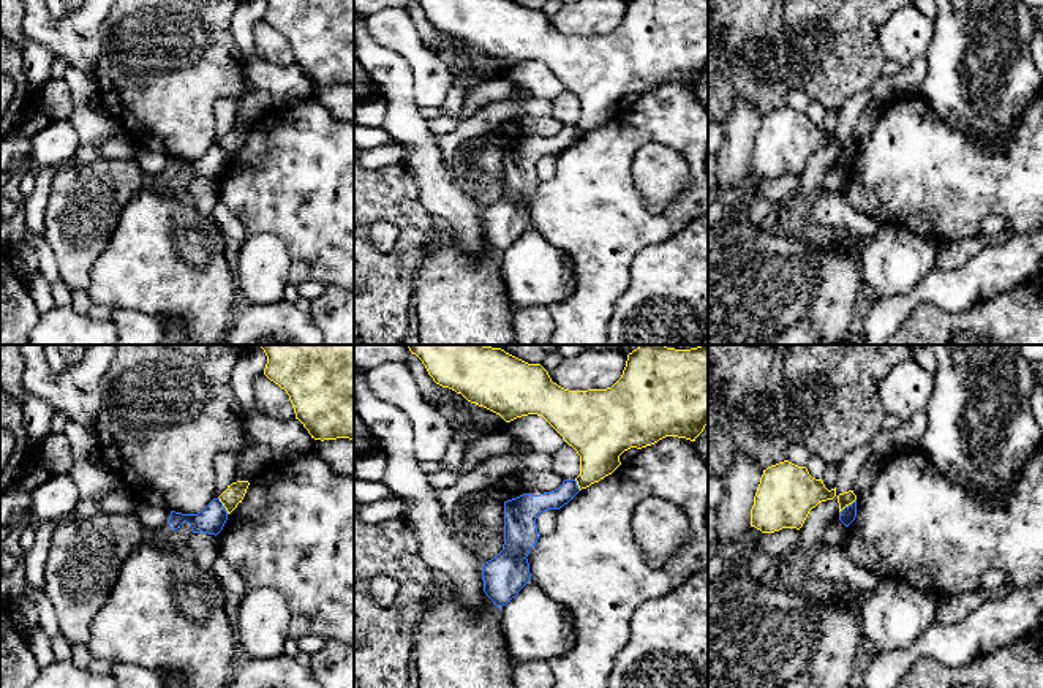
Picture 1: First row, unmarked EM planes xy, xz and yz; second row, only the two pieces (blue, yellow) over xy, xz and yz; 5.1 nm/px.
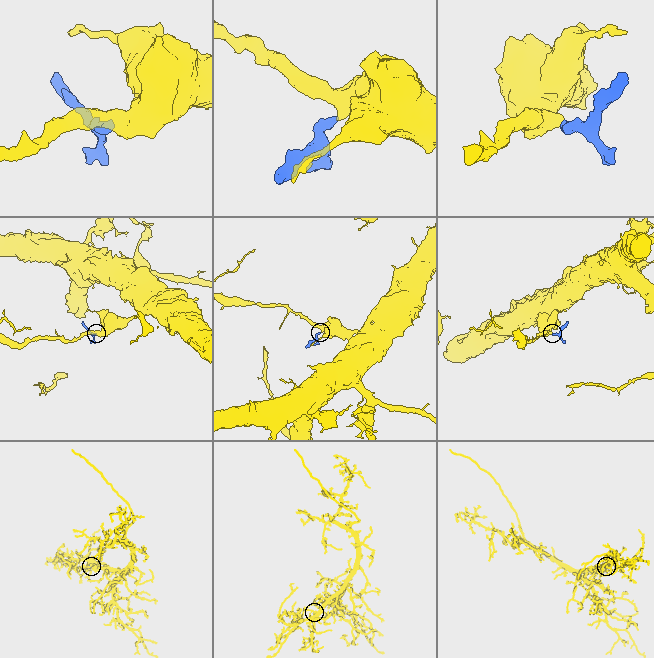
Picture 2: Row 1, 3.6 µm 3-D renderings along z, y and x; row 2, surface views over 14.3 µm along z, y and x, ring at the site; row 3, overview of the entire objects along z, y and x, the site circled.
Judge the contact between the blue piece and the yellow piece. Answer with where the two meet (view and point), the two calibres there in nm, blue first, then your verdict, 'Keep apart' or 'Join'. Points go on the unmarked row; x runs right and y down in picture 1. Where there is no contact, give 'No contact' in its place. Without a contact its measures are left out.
Touches blue at yz (849, 151). Thickness 80 nm (blue) against 70 nm. Keep apart

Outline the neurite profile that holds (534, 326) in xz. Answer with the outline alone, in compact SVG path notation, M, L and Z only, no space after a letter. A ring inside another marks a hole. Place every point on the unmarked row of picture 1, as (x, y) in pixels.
M550 307L518 308L514 316L515 345L550 345L553 318Z

